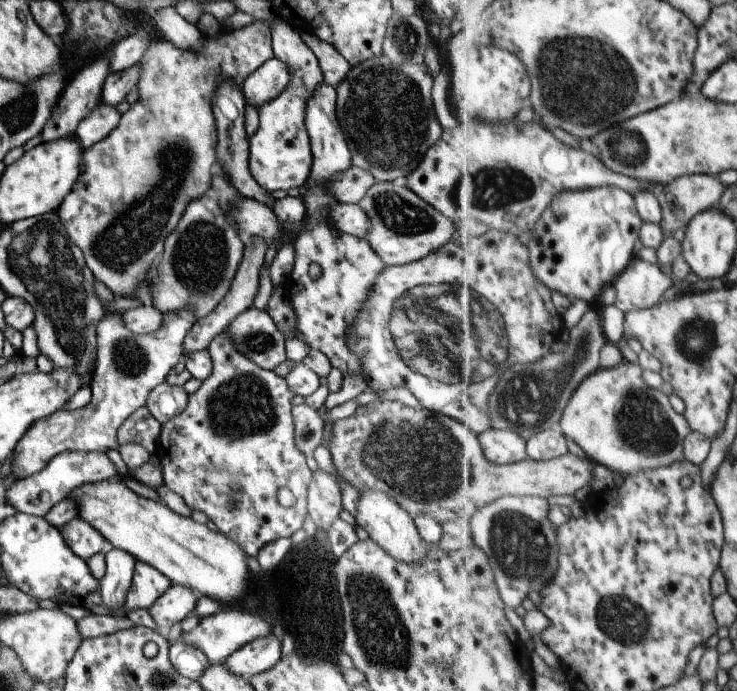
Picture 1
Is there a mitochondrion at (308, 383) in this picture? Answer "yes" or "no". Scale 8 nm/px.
no

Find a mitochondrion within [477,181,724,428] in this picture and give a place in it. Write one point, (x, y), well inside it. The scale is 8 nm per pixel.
(695, 341)

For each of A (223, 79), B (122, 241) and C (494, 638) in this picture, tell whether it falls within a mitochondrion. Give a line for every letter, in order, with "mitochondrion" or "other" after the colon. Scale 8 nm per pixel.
A: other
B: mitochondrion
C: other

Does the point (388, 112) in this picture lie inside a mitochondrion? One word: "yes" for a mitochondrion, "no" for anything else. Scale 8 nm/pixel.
yes

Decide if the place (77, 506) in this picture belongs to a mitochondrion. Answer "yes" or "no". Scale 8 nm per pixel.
no

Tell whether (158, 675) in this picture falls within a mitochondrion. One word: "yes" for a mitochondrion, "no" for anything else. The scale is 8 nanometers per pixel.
yes

